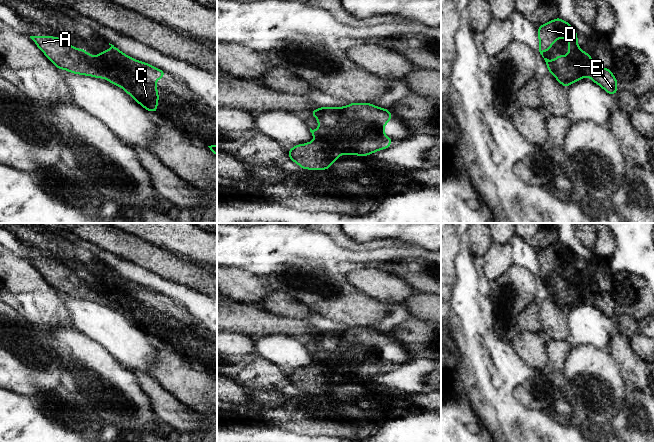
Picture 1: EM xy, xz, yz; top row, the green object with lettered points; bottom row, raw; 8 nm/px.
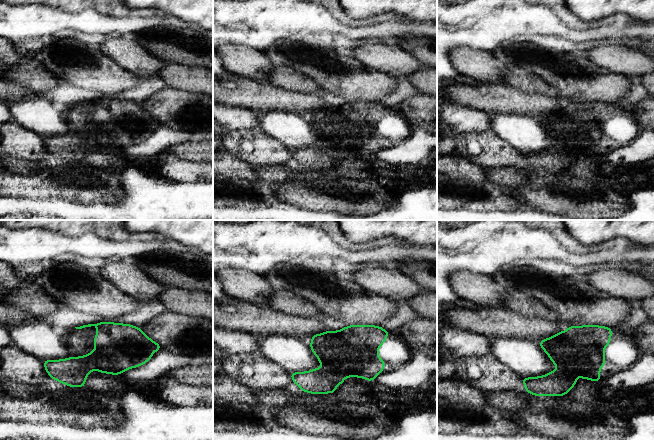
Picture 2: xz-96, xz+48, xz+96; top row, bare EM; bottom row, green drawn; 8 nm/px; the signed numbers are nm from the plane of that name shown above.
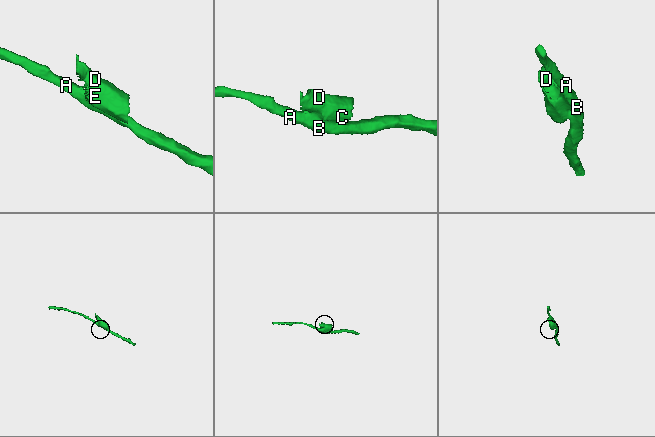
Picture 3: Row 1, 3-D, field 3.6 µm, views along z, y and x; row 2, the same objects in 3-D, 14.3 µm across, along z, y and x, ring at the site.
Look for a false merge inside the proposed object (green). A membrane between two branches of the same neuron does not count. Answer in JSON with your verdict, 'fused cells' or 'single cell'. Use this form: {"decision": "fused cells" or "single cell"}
{"decision": "fused cells"}

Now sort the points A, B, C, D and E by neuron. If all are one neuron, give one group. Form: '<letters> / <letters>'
A B / C D E

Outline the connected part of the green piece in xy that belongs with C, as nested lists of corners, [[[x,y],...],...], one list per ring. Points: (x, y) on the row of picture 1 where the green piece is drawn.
[[[114,45],[94,58],[106,80],[124,89],[147,111],[157,113],[158,91],[156,82],[165,72],[150,64],[135,60],[122,53]]]

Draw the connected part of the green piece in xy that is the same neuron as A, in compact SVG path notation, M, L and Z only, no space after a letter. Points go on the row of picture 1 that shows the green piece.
M30 36L38 48L60 70L106 79L96 59L84 49L75 48L59 37Z

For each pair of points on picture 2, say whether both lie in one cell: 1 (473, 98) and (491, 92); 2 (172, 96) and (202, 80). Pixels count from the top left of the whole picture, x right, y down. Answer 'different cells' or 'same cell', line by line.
1: same cell
2: different cells

